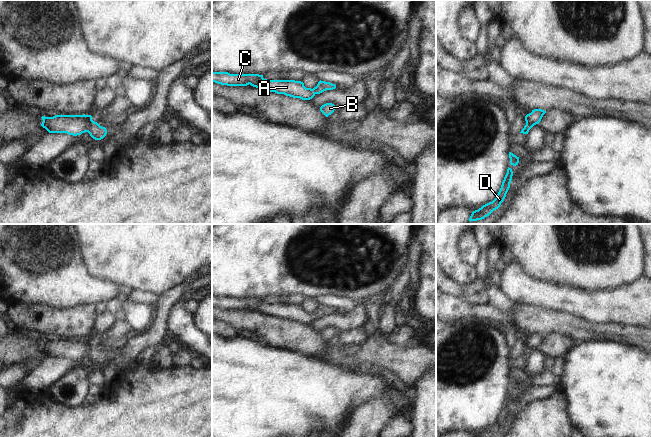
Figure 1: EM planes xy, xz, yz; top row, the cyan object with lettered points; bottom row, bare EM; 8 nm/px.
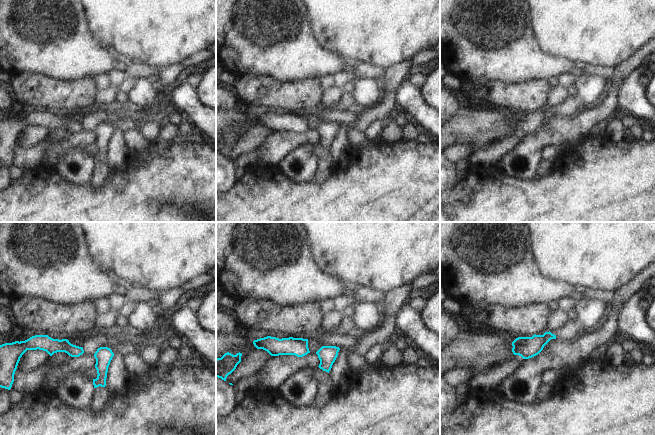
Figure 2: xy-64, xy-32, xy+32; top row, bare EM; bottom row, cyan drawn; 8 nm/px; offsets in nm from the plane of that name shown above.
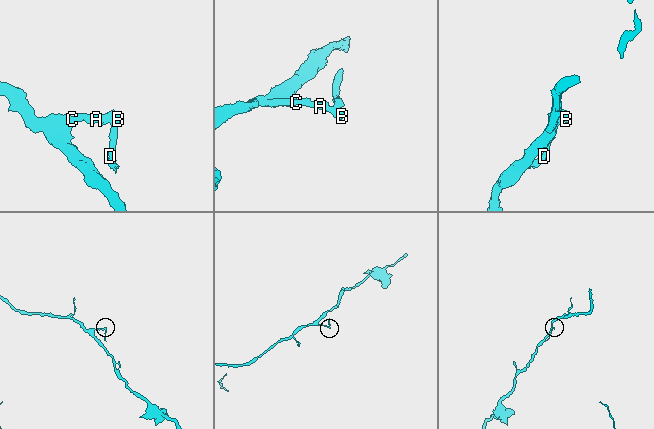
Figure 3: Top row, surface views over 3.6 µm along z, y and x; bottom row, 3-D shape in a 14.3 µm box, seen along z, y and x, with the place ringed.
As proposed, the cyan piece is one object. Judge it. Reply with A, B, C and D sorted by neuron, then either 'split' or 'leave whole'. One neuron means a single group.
A B C / D; split

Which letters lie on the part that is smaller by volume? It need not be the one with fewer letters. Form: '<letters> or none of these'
D

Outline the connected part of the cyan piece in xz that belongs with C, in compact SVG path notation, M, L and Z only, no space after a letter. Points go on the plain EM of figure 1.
M212 296L212 306L227 310L251 309L269 316L284 318L293 322L310 324L315 320L311 312L295 304L267 304L259 298L230 298L228 296Z

